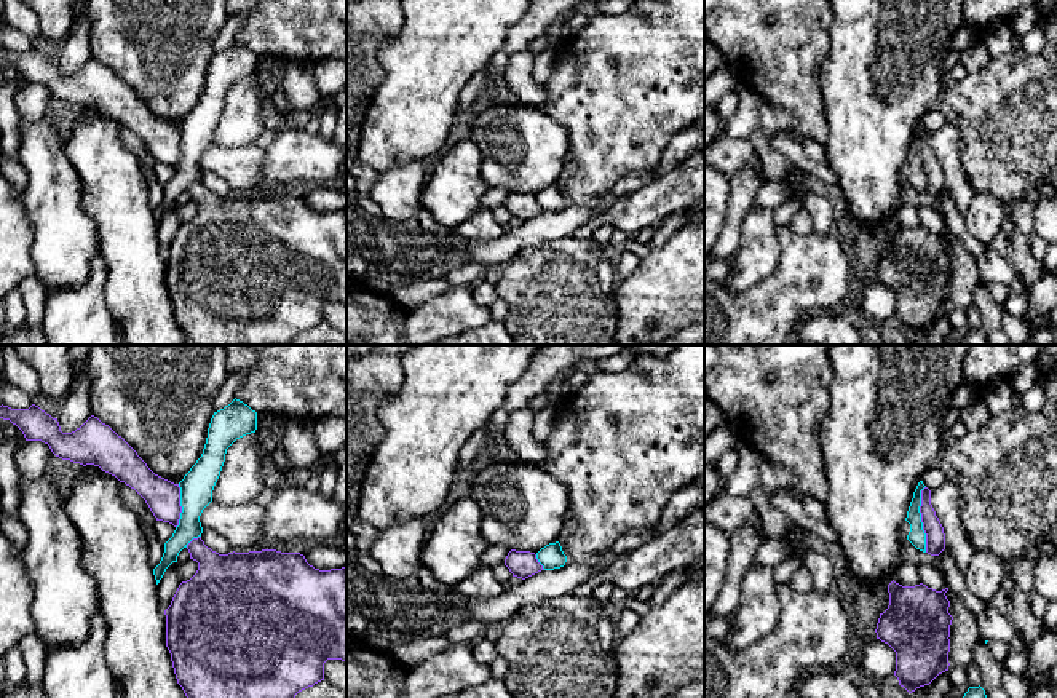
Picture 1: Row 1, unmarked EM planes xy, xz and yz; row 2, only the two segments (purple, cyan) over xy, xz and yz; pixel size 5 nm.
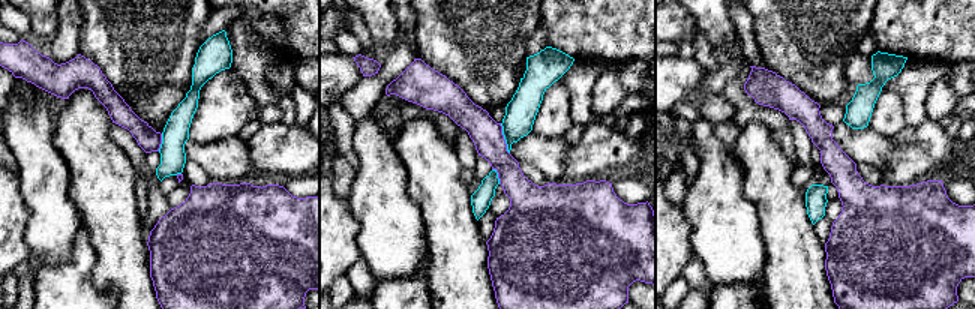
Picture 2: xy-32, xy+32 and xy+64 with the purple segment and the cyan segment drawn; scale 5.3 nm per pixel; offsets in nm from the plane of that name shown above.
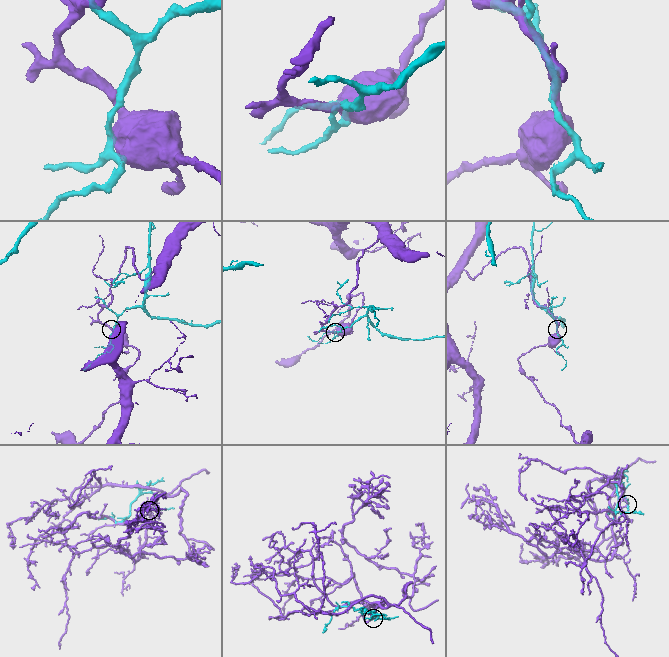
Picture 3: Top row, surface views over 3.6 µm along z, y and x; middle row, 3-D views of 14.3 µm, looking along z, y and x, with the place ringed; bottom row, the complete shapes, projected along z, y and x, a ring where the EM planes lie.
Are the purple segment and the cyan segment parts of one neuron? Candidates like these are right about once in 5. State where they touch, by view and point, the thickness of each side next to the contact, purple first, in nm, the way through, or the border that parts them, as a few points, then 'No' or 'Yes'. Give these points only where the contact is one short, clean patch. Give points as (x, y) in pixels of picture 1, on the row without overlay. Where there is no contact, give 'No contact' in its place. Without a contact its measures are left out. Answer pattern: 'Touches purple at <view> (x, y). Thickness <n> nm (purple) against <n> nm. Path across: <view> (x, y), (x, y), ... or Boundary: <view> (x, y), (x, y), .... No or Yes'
Touches purple at yz (922, 162). Thickness 100 nm (purple) against 90 nm. Boundary: yz (925, 128), (920, 138), (920, 163), (926, 194). No

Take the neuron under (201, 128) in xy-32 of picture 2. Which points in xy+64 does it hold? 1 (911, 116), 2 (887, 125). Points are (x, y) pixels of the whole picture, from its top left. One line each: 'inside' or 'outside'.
1: outside
2: inside

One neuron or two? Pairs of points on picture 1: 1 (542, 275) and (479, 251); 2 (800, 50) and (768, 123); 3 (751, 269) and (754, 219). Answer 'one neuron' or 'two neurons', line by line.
1: two neurons
2: two neurons
3: one neuron

